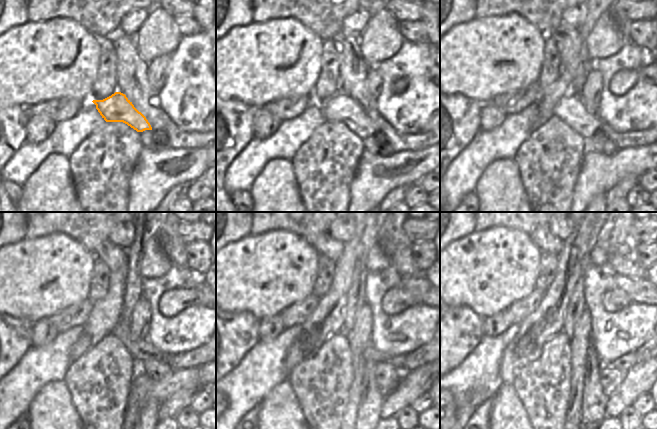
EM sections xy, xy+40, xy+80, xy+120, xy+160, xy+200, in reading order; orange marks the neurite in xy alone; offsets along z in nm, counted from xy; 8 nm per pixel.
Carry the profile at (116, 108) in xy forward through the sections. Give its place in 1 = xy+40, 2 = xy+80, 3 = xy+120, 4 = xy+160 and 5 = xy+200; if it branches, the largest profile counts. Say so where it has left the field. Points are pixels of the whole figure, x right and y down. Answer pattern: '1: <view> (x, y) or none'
1: xy+40 (341, 108)
2: xy+80 (571, 109)
3: xy+120 (140, 350)
4: xy+160 (370, 353)
5: xy+200 (625, 362)

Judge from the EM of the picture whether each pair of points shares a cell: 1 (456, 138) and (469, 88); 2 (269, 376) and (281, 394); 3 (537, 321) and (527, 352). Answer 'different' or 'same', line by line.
1: different
2: different
3: same

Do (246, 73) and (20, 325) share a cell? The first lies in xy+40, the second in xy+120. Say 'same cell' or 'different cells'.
different cells

